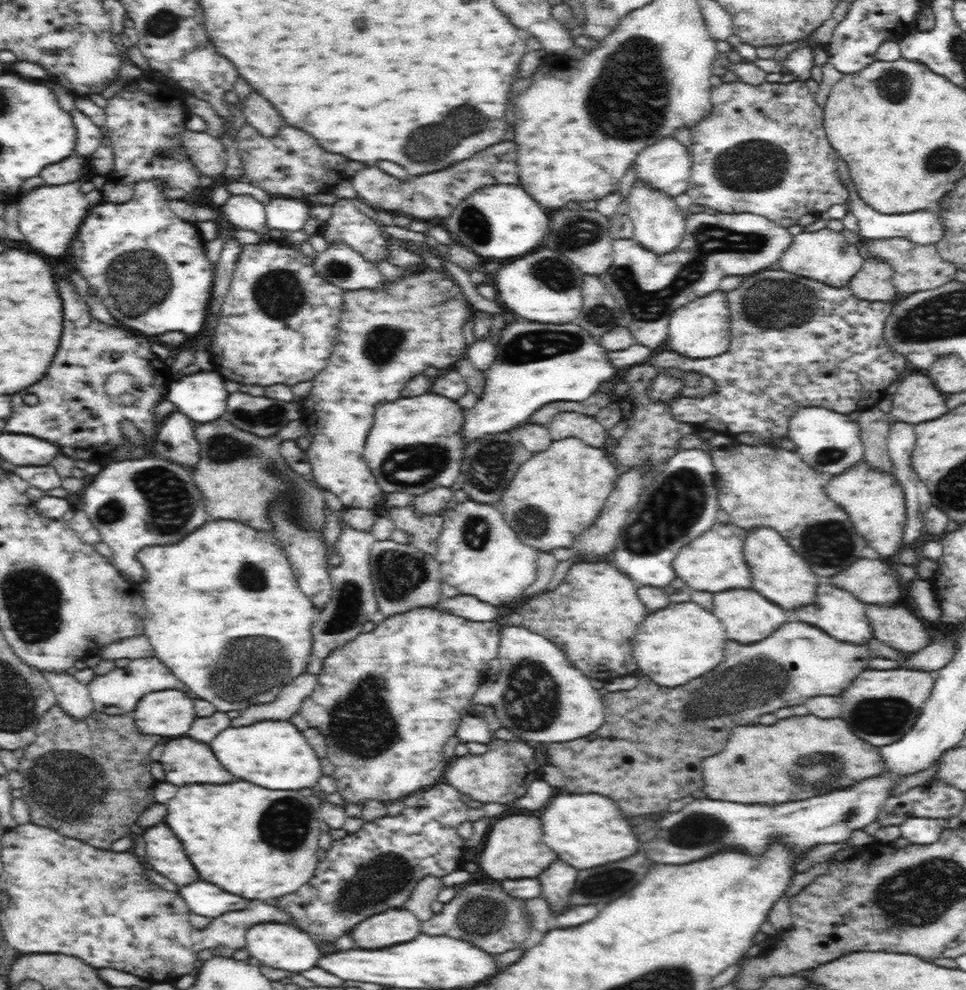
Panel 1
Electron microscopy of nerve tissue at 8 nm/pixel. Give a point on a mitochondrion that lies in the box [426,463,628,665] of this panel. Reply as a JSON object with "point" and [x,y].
{"point":[534,522]}

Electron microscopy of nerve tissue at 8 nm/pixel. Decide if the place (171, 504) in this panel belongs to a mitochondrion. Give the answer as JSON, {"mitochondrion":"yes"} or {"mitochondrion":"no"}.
{"mitochondrion":"yes"}

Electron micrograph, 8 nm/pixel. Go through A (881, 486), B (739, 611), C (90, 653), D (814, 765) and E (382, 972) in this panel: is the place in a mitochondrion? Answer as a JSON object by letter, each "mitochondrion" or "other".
{"A":"other","B":"other","C":"other","D":"mitochondrion","E":"other"}

